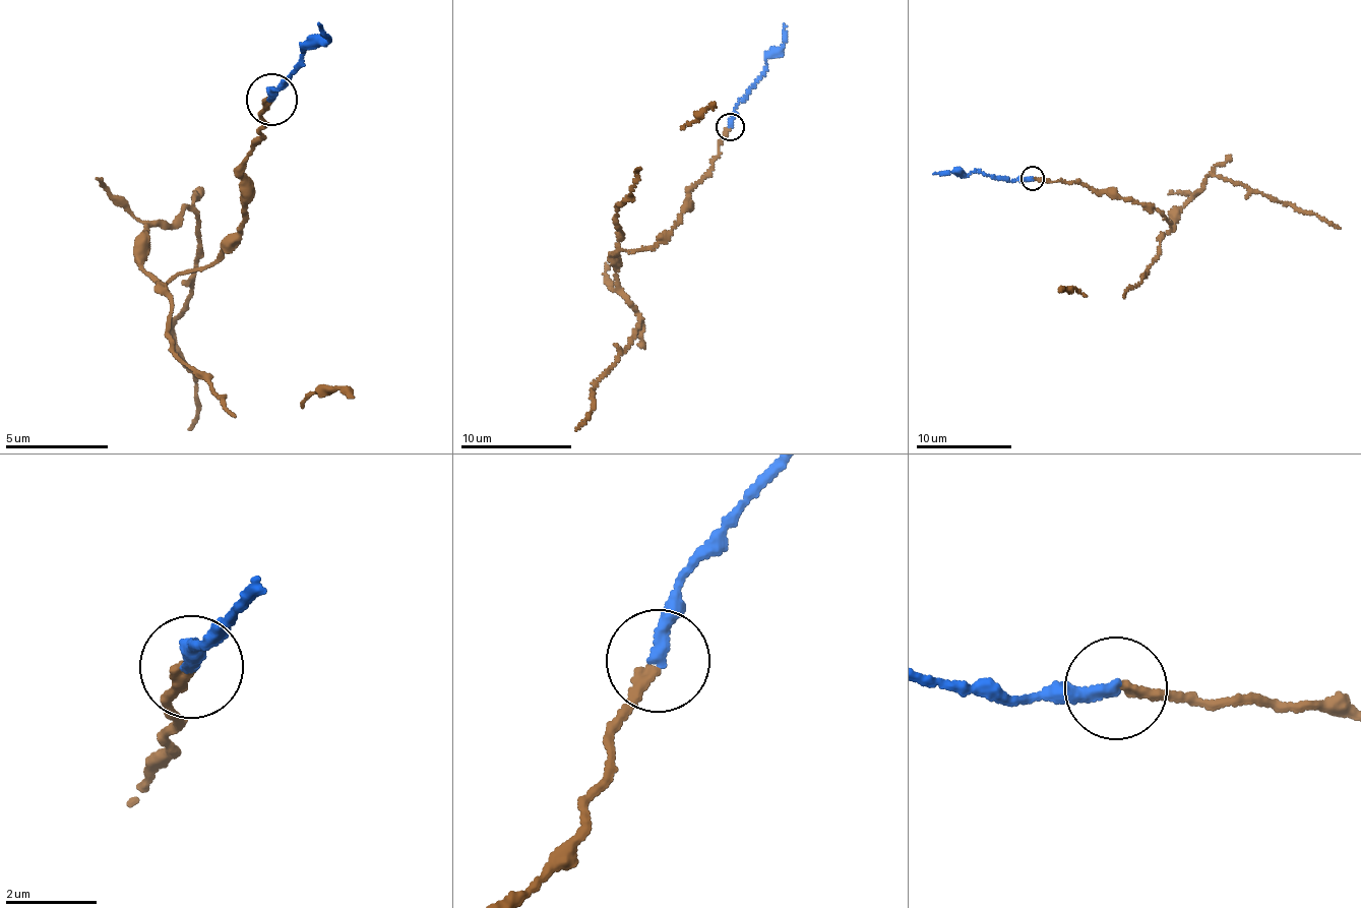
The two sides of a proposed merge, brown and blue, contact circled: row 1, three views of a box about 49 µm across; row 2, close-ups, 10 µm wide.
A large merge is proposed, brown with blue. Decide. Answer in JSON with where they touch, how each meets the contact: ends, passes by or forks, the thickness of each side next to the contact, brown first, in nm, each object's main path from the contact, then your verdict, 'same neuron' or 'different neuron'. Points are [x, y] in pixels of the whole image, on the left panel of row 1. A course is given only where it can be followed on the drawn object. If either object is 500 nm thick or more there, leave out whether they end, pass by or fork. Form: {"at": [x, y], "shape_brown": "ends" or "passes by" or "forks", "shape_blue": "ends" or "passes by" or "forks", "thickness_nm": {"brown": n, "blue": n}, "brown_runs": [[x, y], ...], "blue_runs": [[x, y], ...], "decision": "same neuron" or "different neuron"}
{"at": [271, 99], "shape_brown": "ends", "shape_blue": "ends", "thickness_nm": {"brown": 200, "blue": 260}, "brown_runs": [[270, 99], [215, 262], [159, 281], [143, 242], [192, 206], [189, 431]], "blue_runs": [[270, 99], [301, 49], [328, 43], [317, 24]], "decision": "same neuron"}

